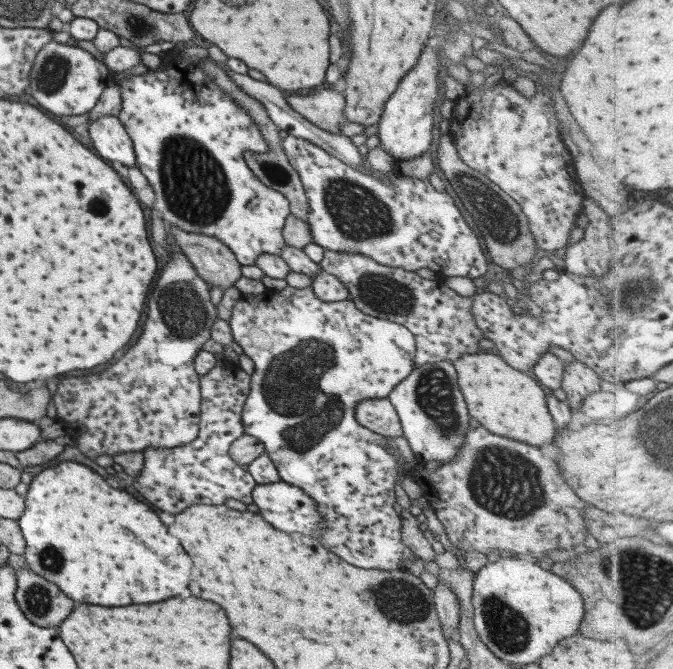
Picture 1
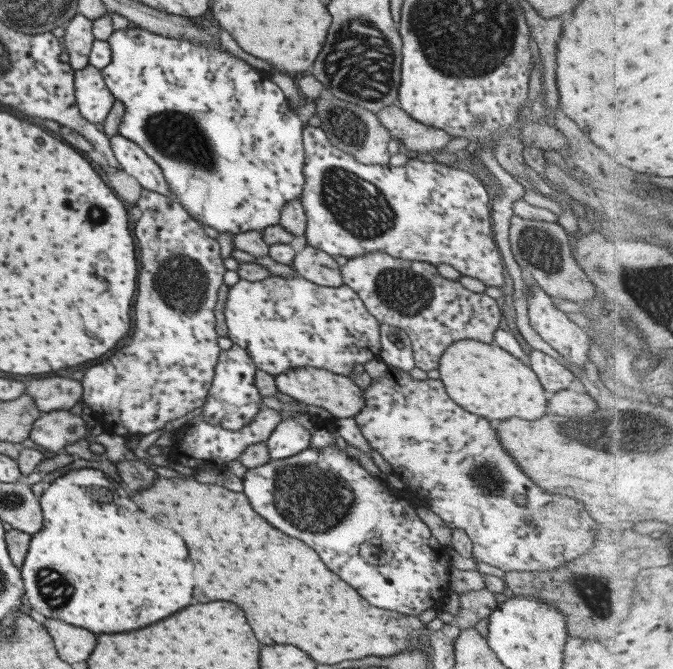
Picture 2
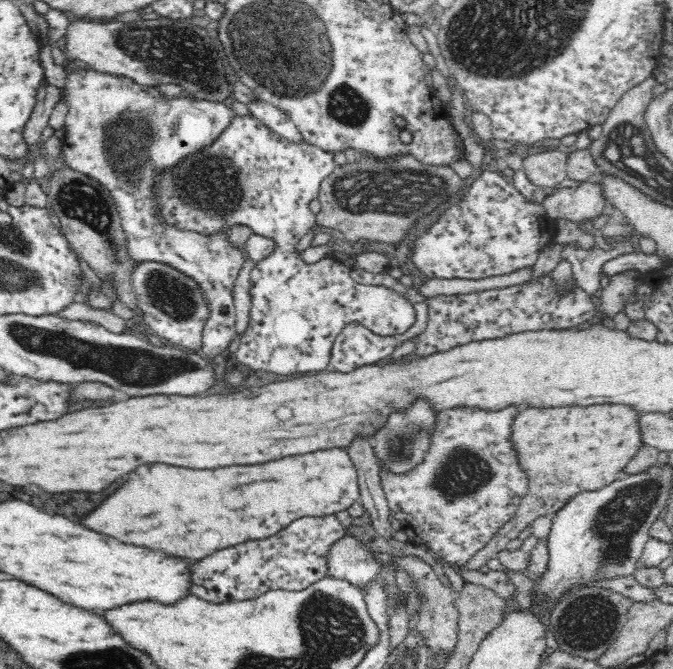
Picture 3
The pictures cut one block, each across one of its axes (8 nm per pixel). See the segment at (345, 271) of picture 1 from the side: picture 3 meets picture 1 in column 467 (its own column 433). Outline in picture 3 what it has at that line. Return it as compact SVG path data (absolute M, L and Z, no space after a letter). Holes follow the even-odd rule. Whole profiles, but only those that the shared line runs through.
M549 275L539 283L531 285L522 283L500 290L486 290L486 292L472 292L458 296L433 296L428 298L429 324L425 332L414 339L419 345L413 356L424 358L473 341L502 339L522 332L582 327L587 325L587 321L594 313L594 306L588 295L580 287L574 286L572 294L561 296L551 284L551 275Z

